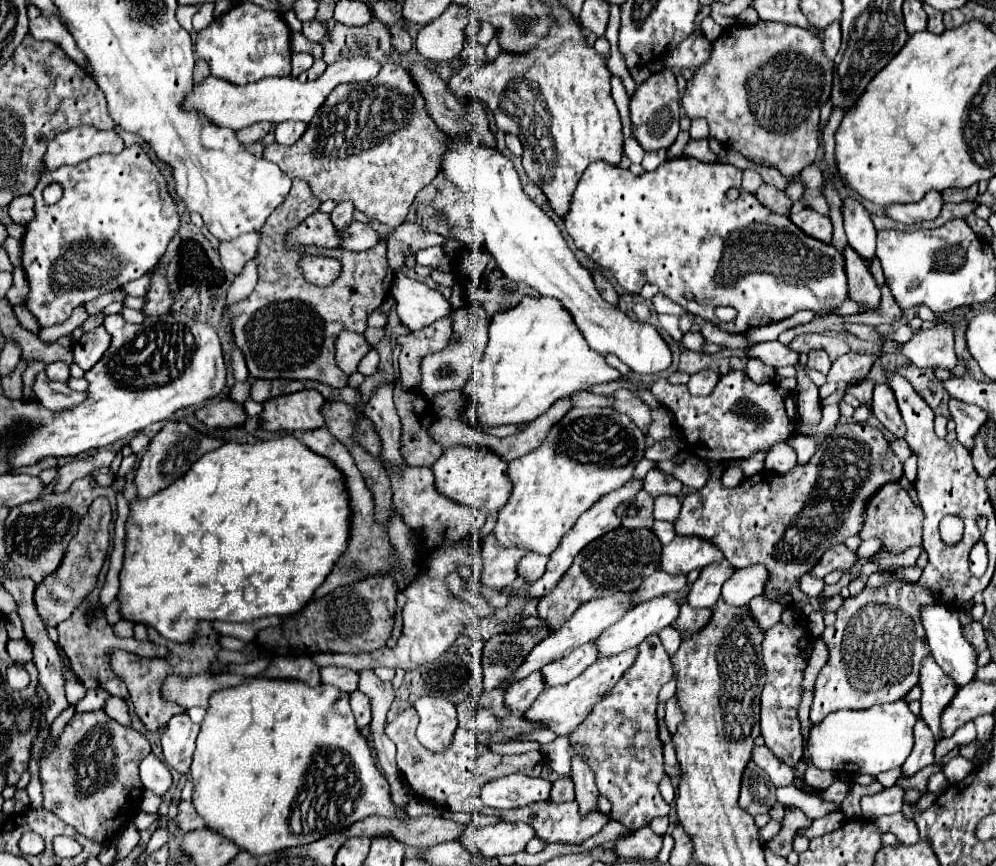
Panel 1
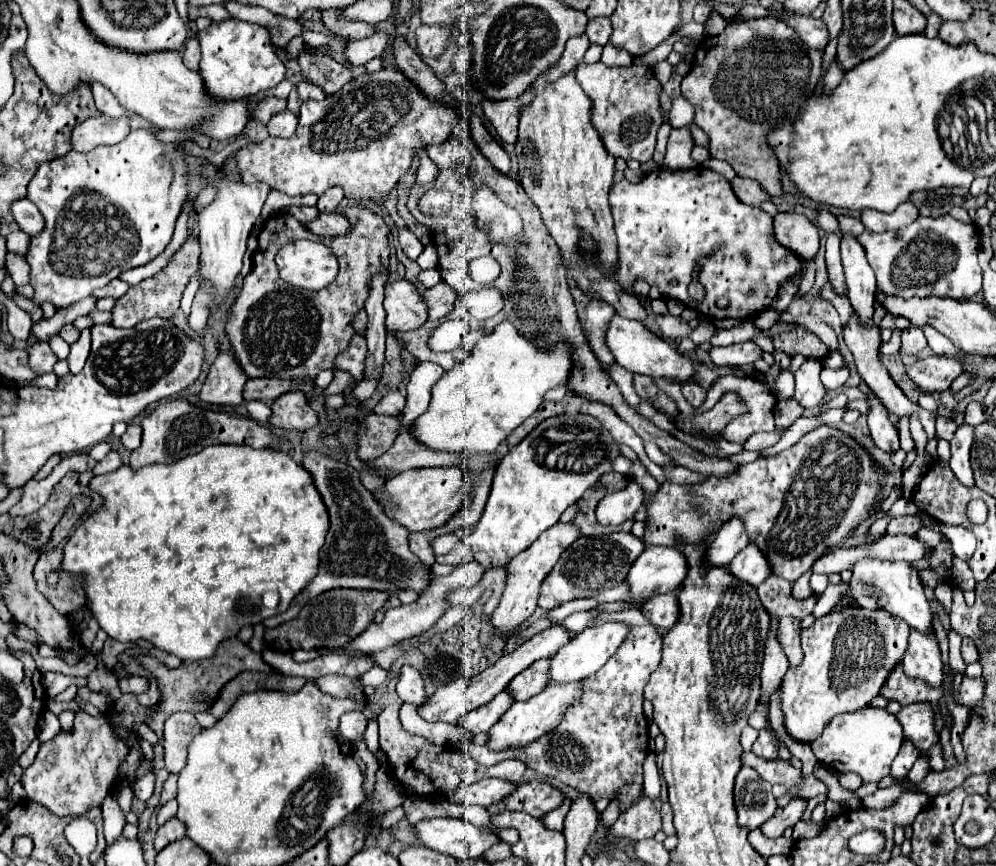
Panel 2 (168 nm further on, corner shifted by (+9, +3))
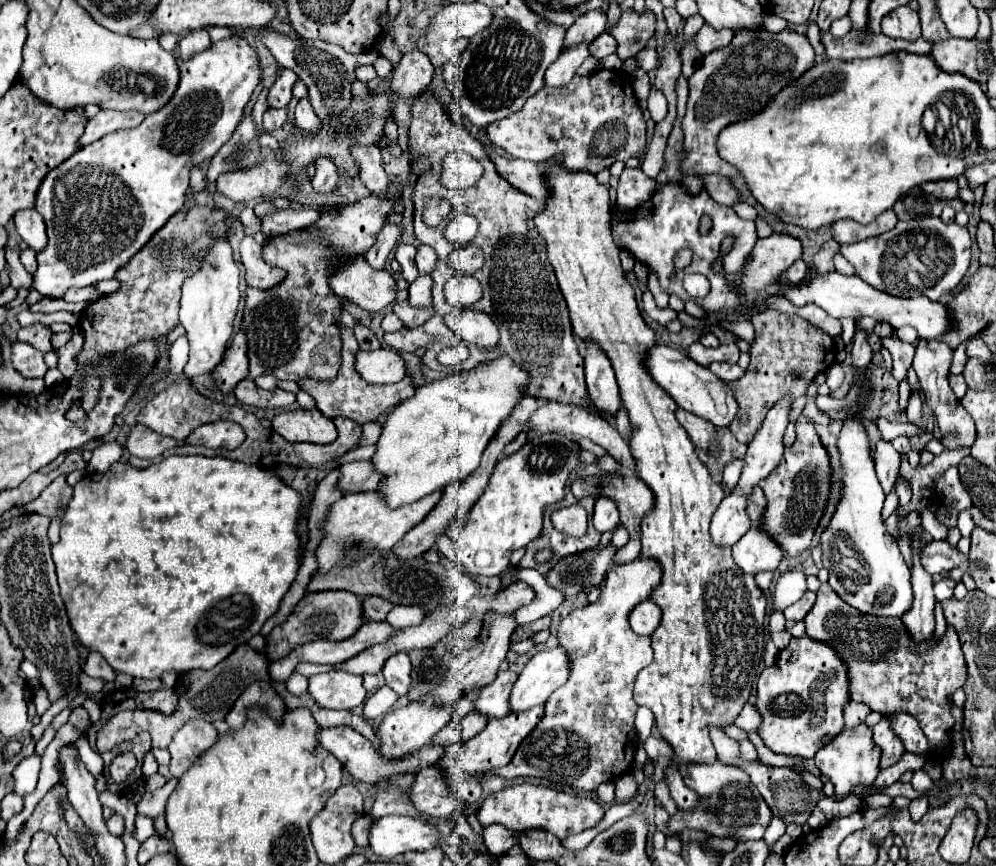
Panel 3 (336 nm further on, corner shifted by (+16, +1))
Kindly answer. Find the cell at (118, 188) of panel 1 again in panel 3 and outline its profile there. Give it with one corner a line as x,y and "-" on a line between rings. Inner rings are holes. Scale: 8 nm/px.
224,38
212,42
210,48
194,54
188,62
180,62
180,84
174,98
158,112
148,114
144,122
130,130
108,134
94,144
82,146
72,158
50,170
36,194
36,212
46,222
48,246
38,252
38,270
34,274
34,290
48,298
62,298
68,288
94,286
104,278
114,278
120,266
132,260
132,254
148,244
152,234
160,230
184,206
188,178
192,166
212,158
238,126
244,106
262,82
262,68
254,48
244,38
-
102,172
114,178
102,178

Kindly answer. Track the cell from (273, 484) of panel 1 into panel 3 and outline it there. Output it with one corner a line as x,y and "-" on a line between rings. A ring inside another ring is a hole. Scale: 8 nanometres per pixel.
170,456
160,464
144,470
136,470
128,464
116,462
106,476
90,474
84,476
74,486
74,496
68,502
66,514
62,518
60,542
52,546
52,560
56,564
60,596
66,604
70,624
86,648
98,650
114,670
126,672
134,678
160,678
162,672
186,672
192,668
212,670
220,664
238,644
248,642
256,636
262,624
276,614
284,594
296,578
300,568
300,522
304,520
302,494
284,484
274,470
262,466
244,466
244,462
232,462
222,456

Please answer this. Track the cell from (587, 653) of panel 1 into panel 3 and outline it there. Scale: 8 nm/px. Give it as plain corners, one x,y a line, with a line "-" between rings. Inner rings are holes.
512,670
500,672
494,682
490,682
476,700
476,710
486,714
488,718
500,718
508,714
508,694
512,694
512,686
516,684
518,674

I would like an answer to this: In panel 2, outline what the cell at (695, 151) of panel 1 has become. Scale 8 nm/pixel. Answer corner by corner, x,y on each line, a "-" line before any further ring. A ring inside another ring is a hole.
687,128
671,130
669,142
667,142
667,154
661,162
663,170
685,170
685,168
695,168
697,164
691,160
691,150
693,150
693,140

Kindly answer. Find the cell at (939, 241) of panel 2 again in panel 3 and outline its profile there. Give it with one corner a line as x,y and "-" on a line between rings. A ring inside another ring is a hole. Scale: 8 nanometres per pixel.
930,216
898,222
880,236
840,246
840,252
856,268
856,276
876,290
904,298
928,296
930,300
940,300
952,294
964,280
970,266
970,244
968,228
956,222
944,224
940,218

